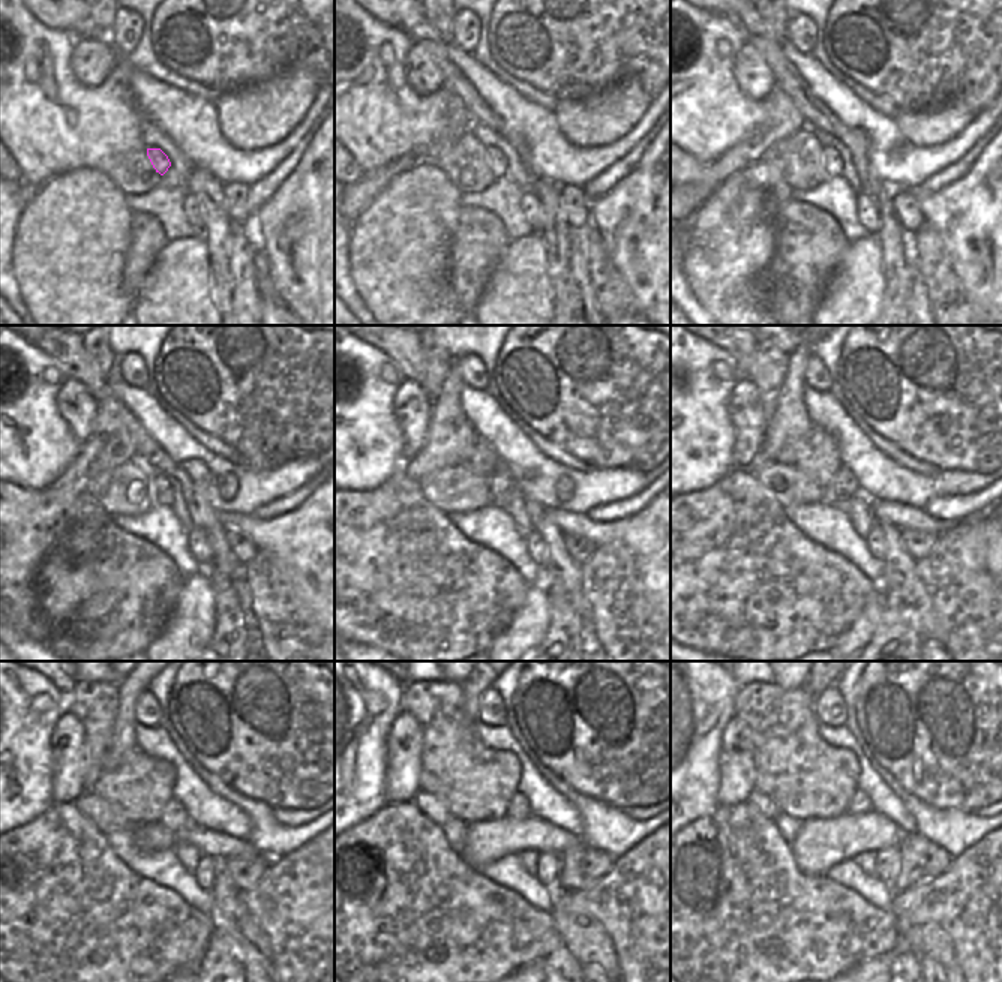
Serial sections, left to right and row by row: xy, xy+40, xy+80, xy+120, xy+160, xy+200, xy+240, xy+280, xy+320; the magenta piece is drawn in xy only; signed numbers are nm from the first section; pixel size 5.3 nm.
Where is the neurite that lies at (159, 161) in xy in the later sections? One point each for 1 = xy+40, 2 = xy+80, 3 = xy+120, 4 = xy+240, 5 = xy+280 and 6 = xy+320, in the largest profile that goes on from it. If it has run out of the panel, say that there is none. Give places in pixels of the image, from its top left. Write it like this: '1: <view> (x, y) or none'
1: xy+40 (497, 162)
2: xy+80 (831, 159)
3: xy+120 (162, 495)
4: xy+240 (173, 817)
5: xy+280 (518, 808)
6: xy+320 (860, 802)

